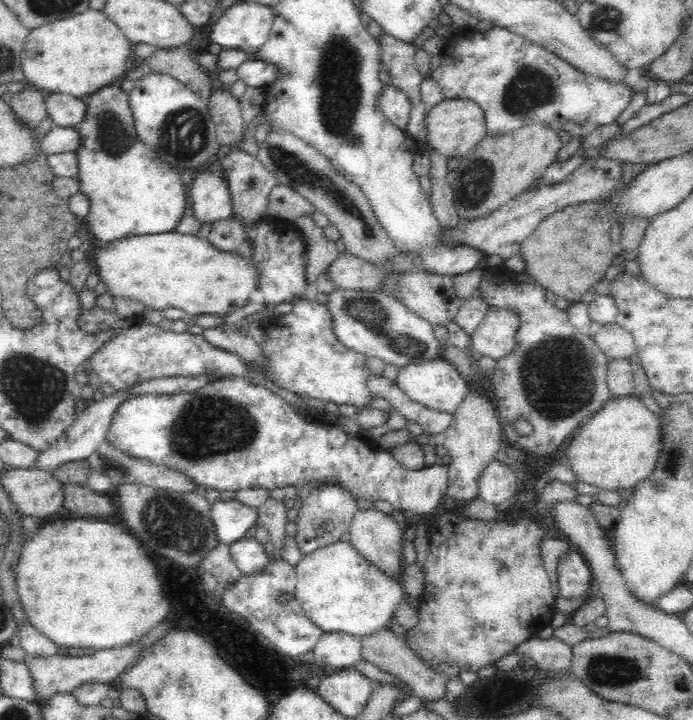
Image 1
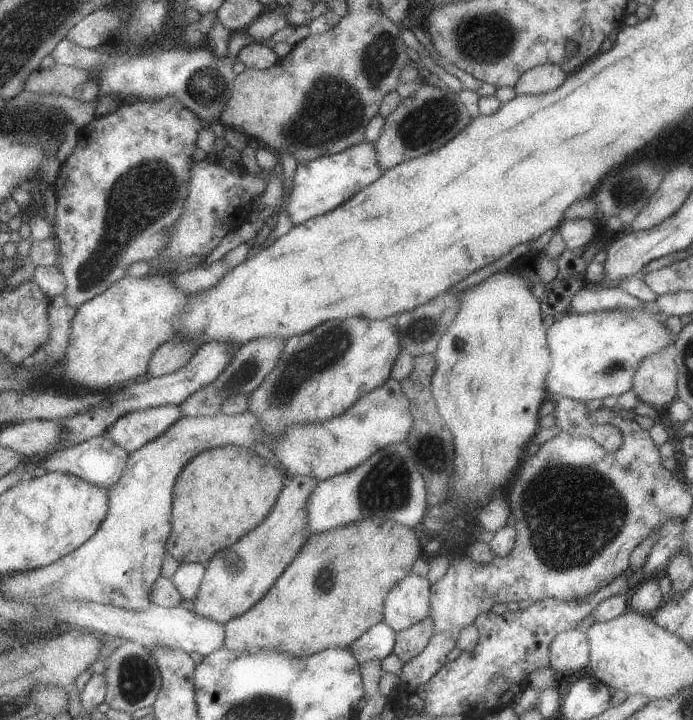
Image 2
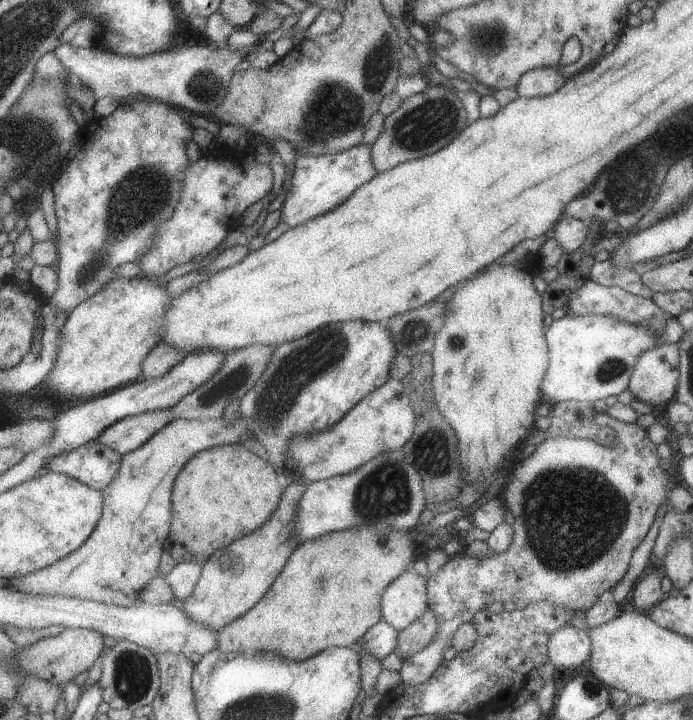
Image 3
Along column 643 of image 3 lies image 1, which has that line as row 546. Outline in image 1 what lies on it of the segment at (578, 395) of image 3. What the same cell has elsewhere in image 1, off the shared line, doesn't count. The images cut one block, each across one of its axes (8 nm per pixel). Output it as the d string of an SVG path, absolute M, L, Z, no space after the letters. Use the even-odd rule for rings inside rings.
M338 541L308 553L295 566L297 586L295 598L306 616L325 633L342 632L359 638L372 636L385 630L396 609L407 597L403 586L391 576L382 574L375 566L366 562L349 542Z

